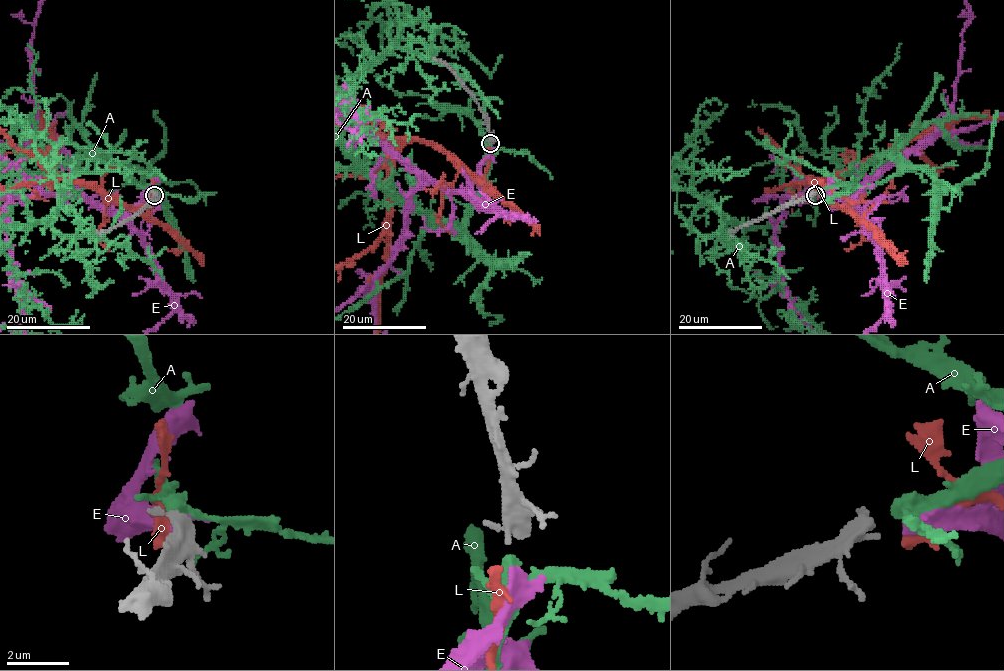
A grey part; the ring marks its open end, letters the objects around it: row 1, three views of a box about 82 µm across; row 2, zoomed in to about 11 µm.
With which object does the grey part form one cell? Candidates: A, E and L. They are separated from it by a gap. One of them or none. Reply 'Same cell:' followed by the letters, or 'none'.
Same cell: E

